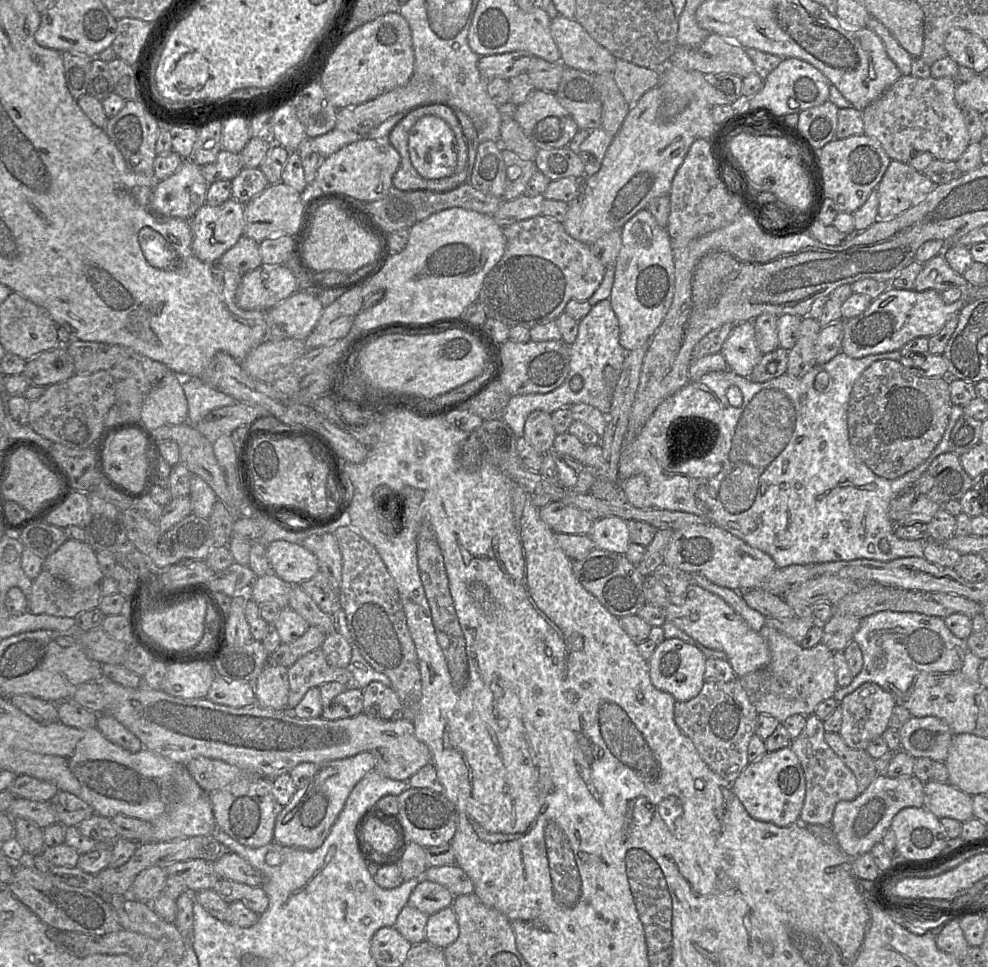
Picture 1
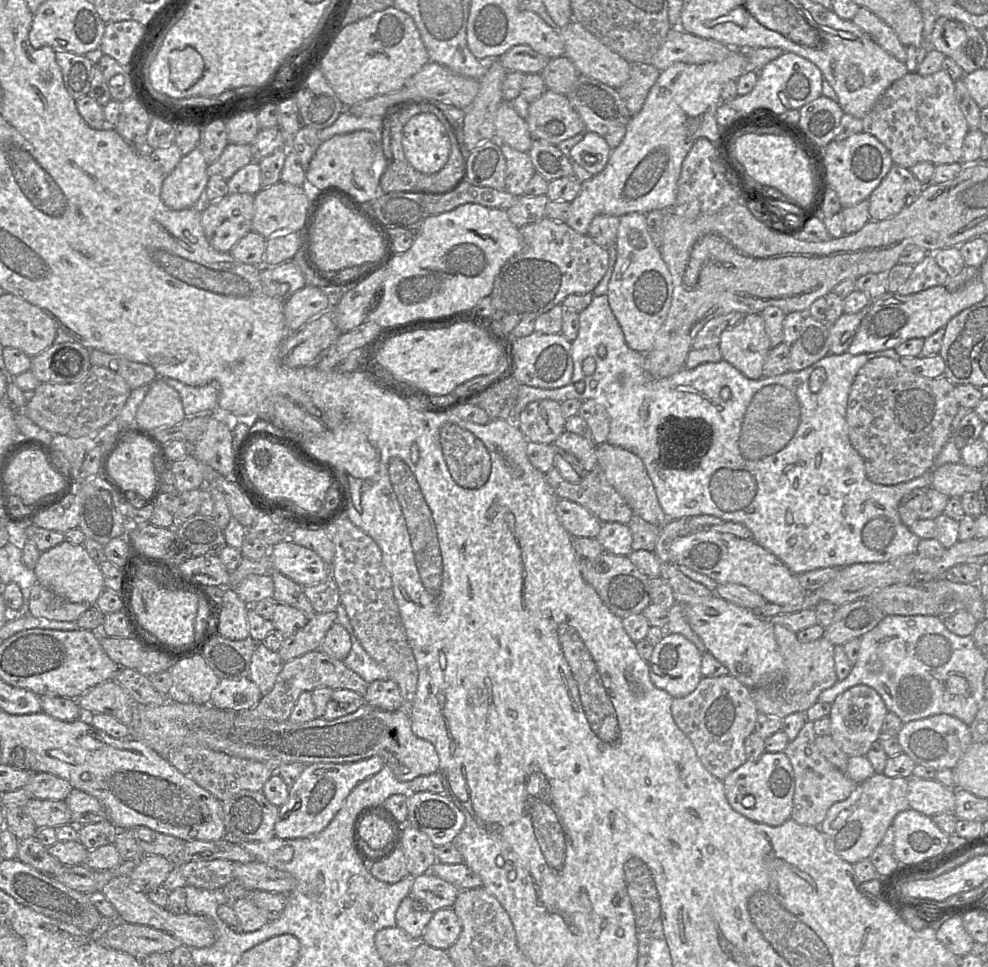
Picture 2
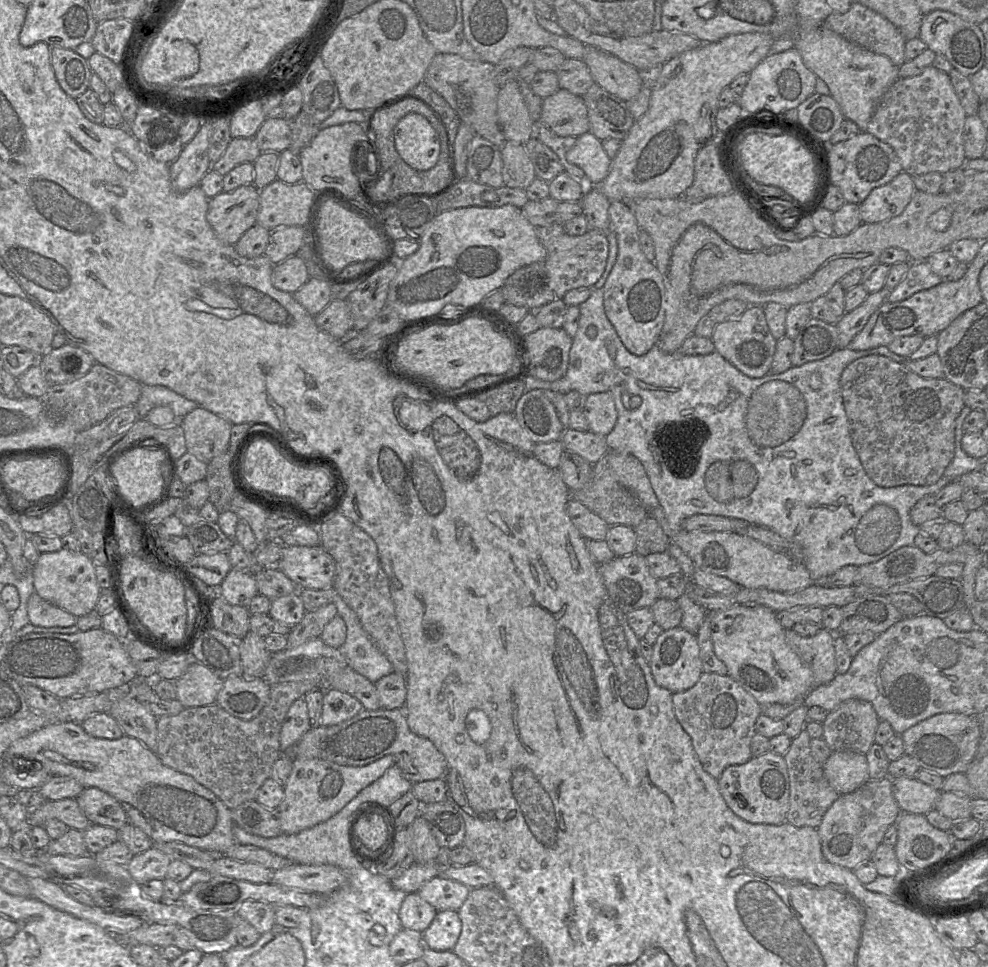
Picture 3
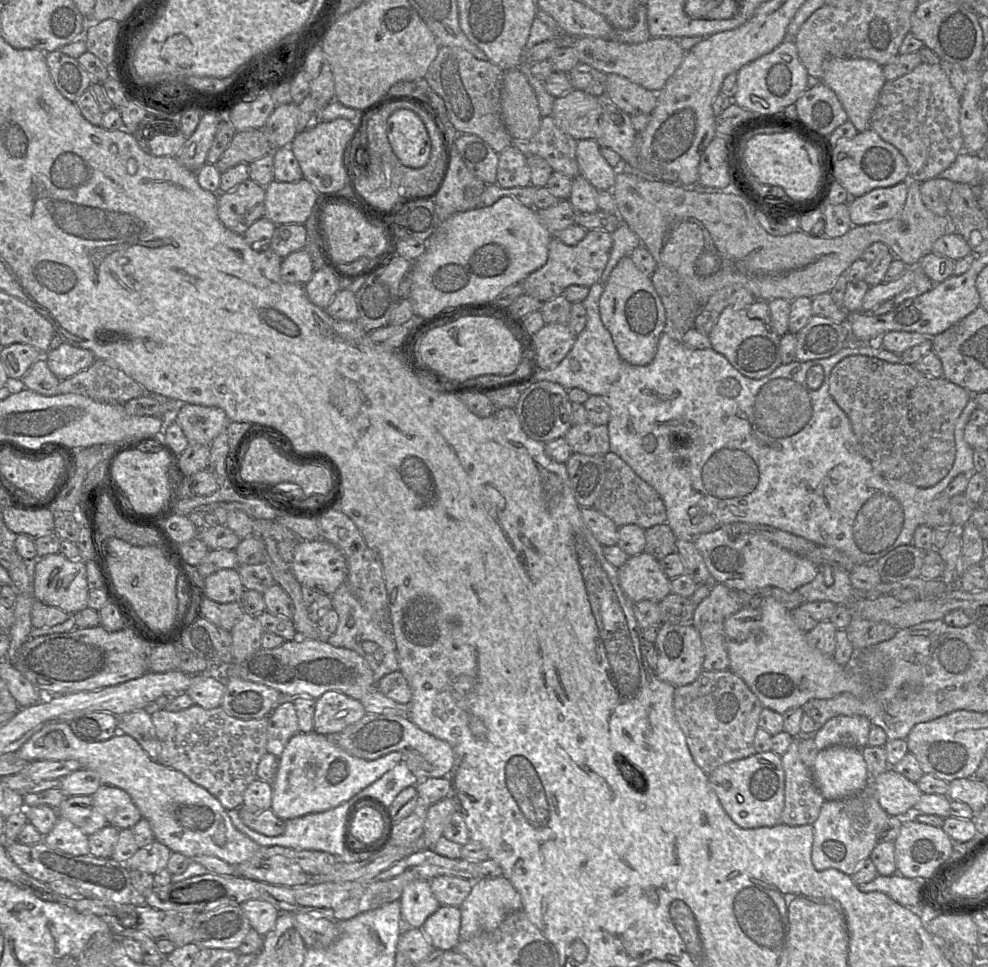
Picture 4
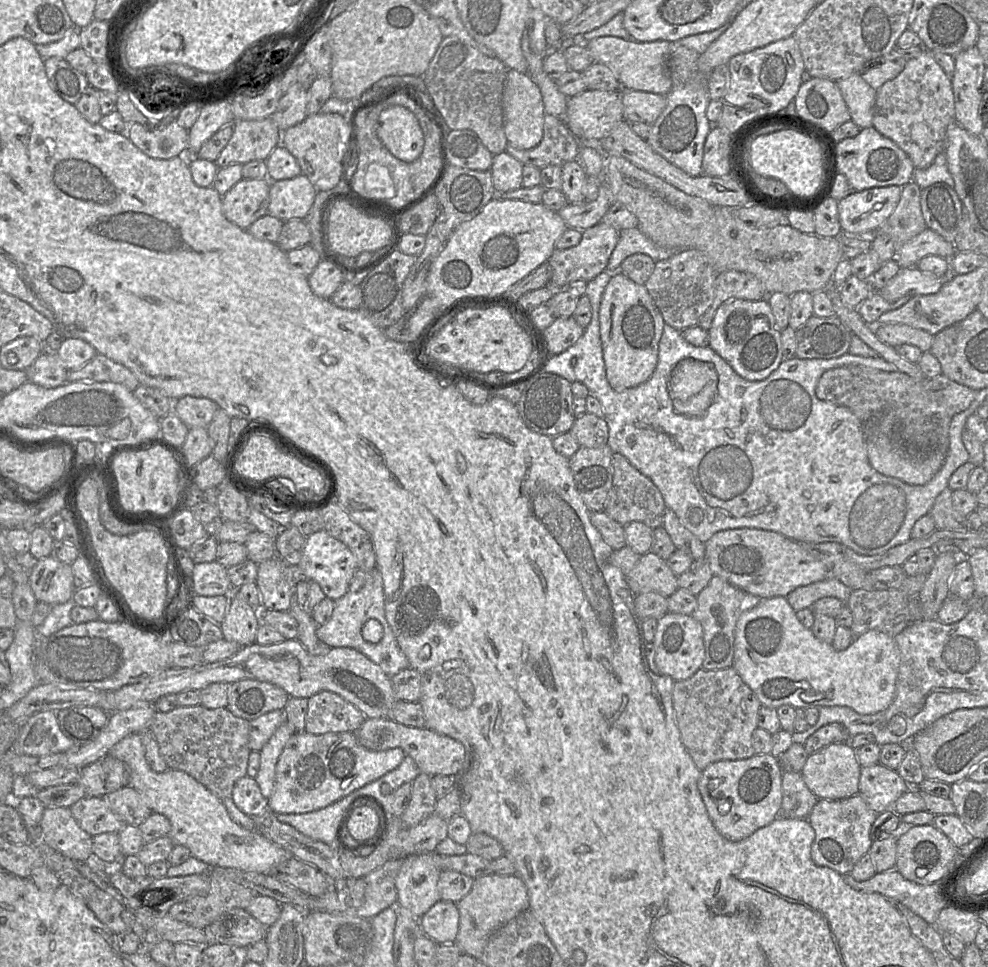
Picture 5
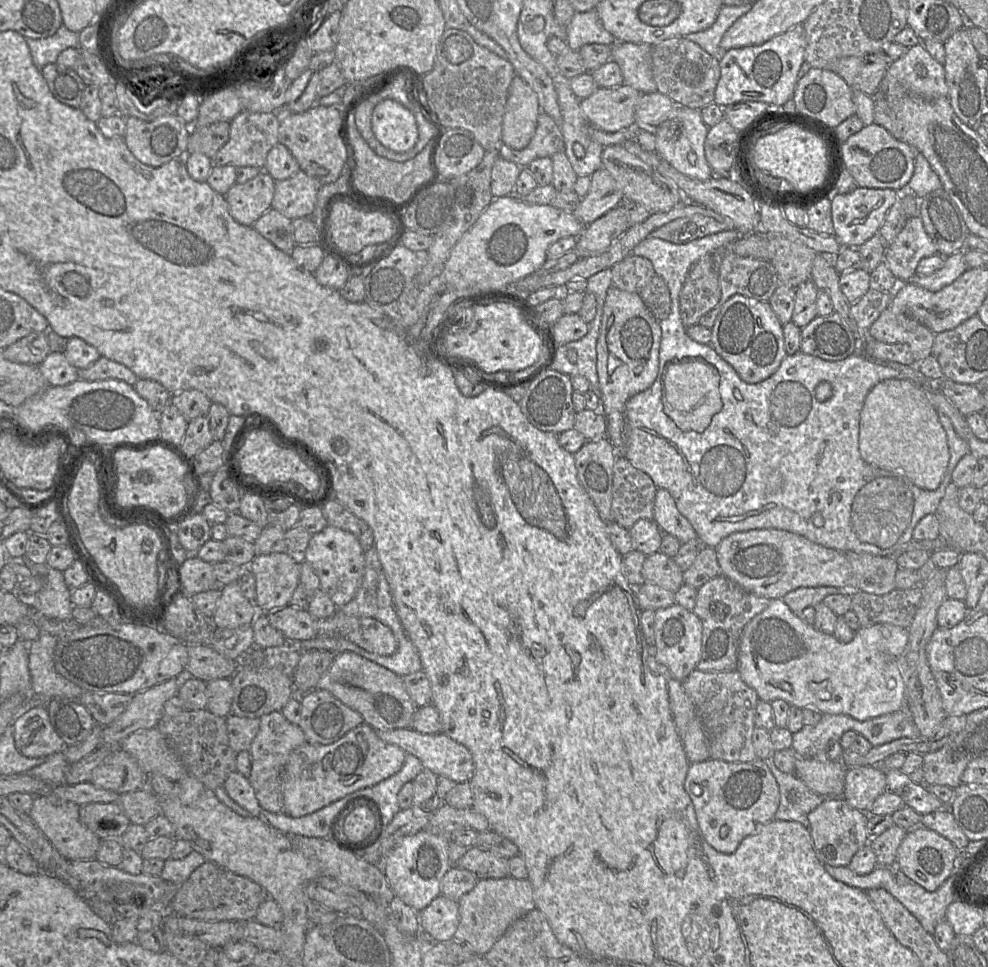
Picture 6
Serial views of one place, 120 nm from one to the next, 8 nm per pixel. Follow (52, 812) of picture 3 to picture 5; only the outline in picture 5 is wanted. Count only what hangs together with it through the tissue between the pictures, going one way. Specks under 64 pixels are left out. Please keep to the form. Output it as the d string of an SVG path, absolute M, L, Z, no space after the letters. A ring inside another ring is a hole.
M85 797L70 806L78 825L89 835L118 833L125 823L110 809L103 797Z

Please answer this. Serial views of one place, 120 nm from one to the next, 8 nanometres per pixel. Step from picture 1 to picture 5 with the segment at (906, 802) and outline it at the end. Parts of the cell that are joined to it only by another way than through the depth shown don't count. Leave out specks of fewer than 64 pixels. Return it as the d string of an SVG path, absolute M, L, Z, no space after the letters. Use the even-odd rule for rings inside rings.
M855 794L841 800L818 799L807 820L814 830L811 859L818 865L829 867L839 874L850 874L854 865L872 844L870 829L877 817L862 796Z

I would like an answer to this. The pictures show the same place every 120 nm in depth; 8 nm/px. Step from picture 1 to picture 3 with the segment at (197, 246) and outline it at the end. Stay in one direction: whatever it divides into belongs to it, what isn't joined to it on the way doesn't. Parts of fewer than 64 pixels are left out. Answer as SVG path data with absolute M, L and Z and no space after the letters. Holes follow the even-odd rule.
M245 184L210 198L207 220L220 241L235 245L256 223L259 193L254 184Z

